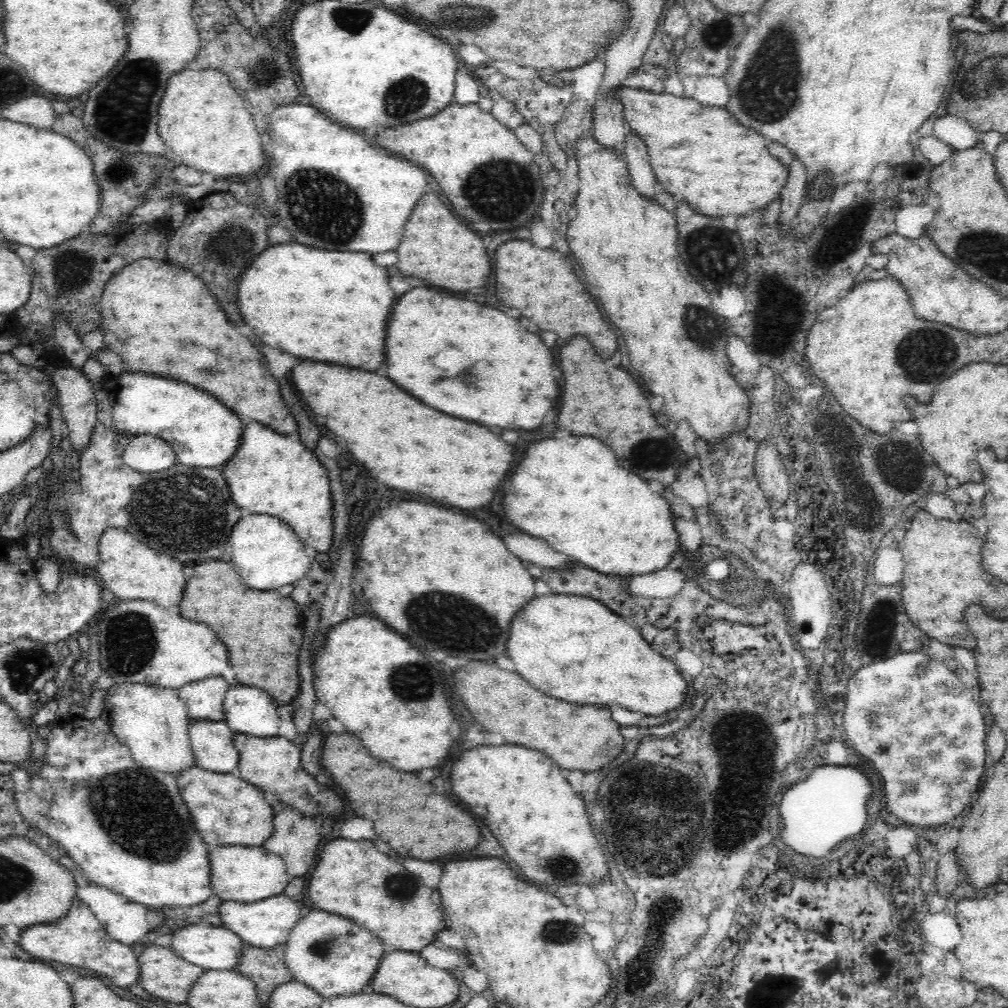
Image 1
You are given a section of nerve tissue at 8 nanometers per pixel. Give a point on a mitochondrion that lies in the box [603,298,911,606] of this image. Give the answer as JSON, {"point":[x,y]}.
{"point":[700,326]}

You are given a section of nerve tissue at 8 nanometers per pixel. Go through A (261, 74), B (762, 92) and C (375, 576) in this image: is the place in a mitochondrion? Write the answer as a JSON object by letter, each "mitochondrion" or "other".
{"A":"mitochondrion","B":"mitochondrion","C":"other"}

